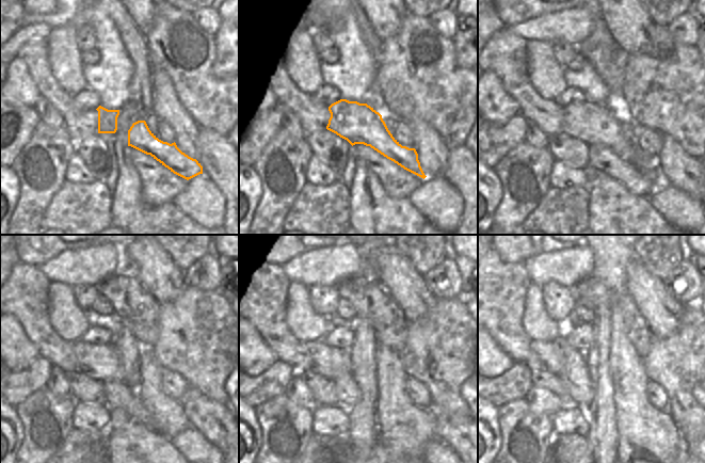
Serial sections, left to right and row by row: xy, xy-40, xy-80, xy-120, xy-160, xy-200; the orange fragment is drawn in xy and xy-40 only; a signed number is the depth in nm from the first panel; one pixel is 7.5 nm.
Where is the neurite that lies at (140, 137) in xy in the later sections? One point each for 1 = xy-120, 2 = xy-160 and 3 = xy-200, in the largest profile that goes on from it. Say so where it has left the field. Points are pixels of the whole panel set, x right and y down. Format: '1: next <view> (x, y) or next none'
1: next xy-120 (101, 362)
2: next xy-160 (322, 358)
3: next xy-200 (547, 356)

